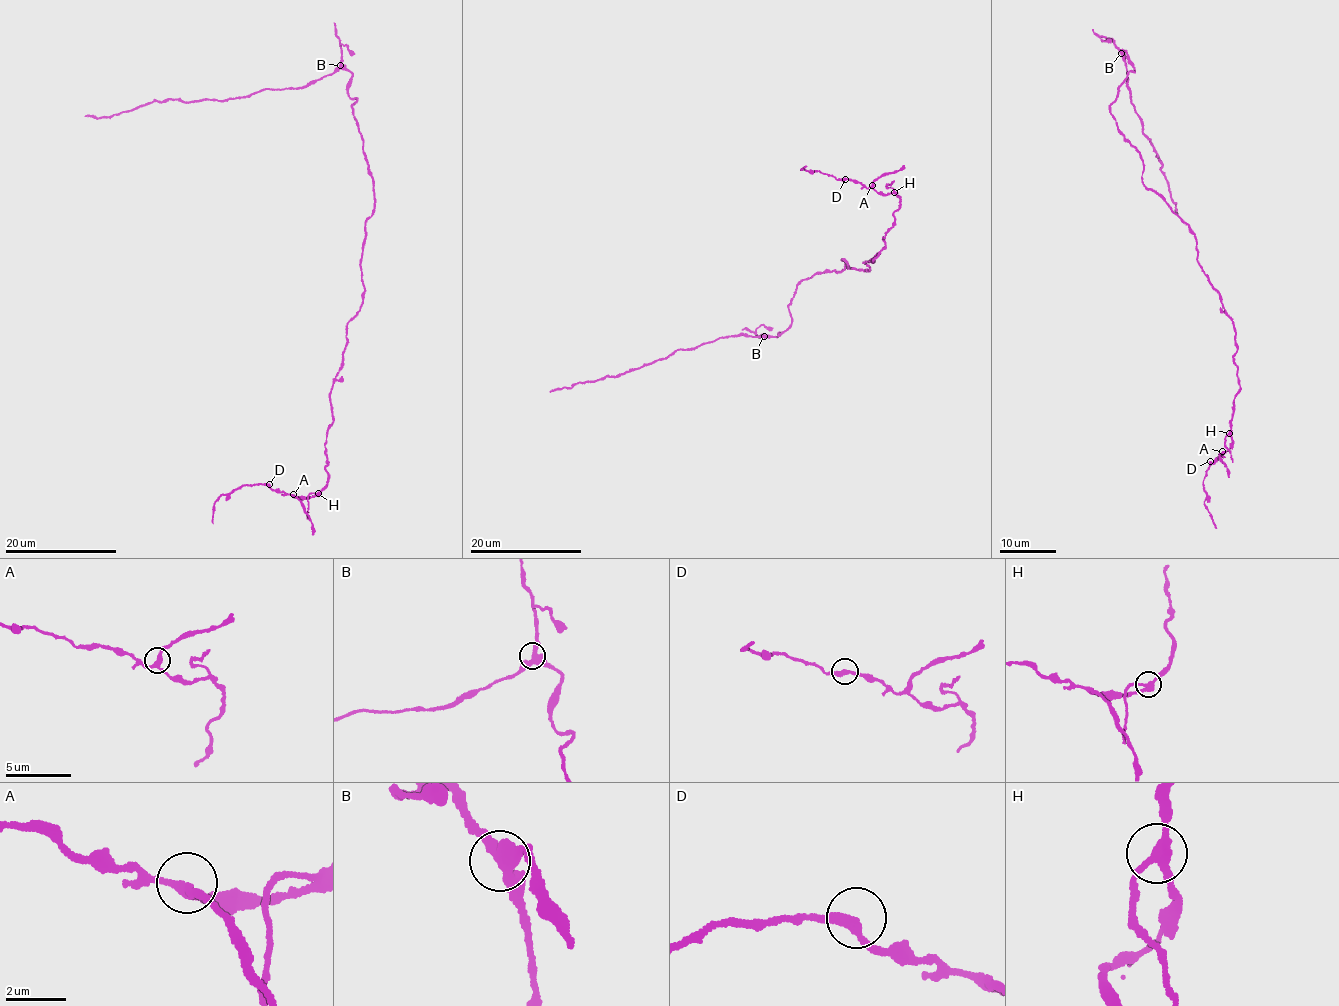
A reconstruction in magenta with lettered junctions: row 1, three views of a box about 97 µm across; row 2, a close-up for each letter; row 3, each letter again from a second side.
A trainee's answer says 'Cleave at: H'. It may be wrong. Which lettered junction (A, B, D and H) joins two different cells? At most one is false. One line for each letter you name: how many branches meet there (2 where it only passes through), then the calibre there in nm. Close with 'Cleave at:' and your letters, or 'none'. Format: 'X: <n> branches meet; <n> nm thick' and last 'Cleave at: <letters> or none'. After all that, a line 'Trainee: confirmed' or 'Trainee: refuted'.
H: 3 branches meet; 240 nm thick
Cleave at: H
Trainee: confirmed

